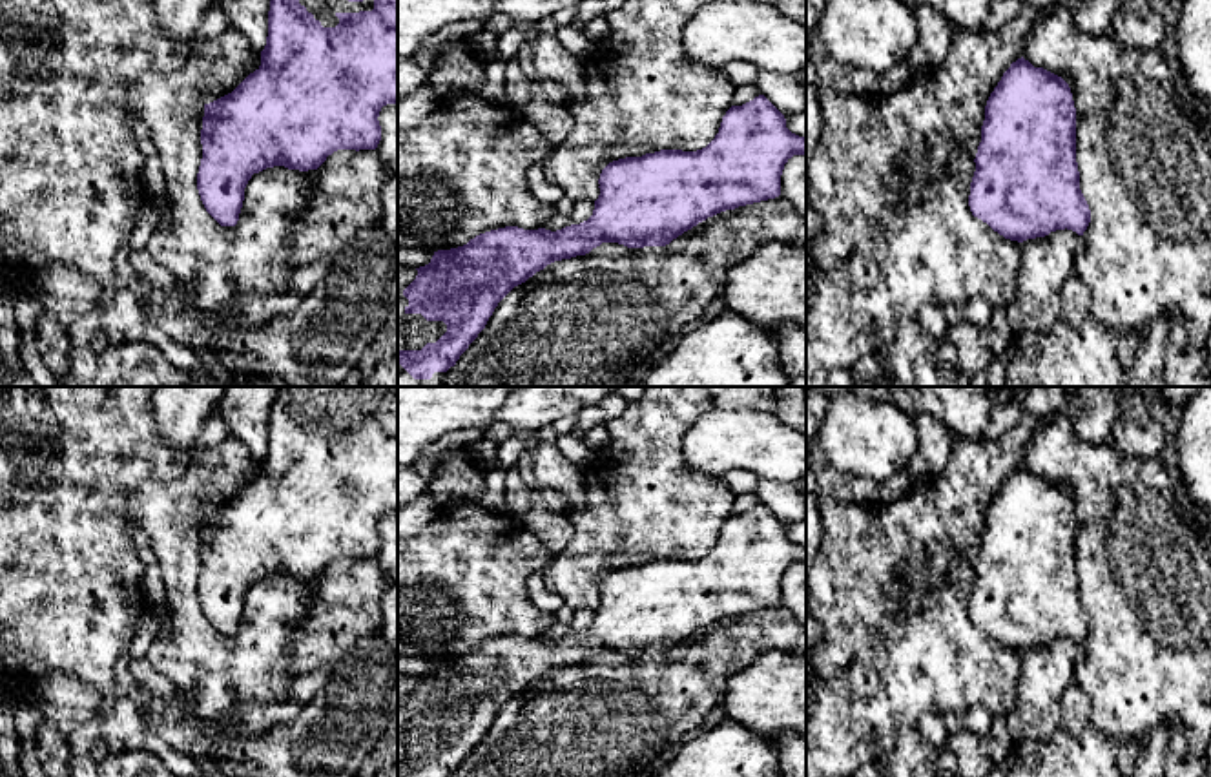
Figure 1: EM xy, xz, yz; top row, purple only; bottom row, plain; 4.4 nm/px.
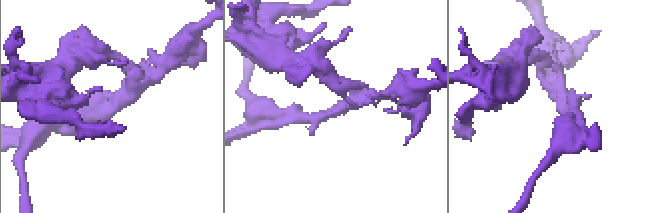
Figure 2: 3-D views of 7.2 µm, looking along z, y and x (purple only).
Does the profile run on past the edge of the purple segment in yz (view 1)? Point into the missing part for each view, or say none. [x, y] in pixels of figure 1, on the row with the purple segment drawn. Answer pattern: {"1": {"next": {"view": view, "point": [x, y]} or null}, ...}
{"1": {"next": null}}

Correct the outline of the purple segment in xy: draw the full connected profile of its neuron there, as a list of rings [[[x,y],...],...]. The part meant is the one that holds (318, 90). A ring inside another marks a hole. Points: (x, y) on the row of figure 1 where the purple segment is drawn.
[[[270,0],[268,36],[261,51],[261,66],[232,93],[204,104],[201,144],[202,159],[197,173],[197,190],[206,212],[221,226],[235,226],[244,201],[244,188],[254,173],[266,168],[317,170],[337,150],[376,150],[381,140],[379,111],[387,104],[398,106],[398,0]]]

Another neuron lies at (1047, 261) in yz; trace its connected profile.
[[[1056,230],[1021,243],[1021,270],[1012,301],[1005,306],[1014,337],[1051,332],[1061,310],[1061,286],[1076,274],[1083,237]]]

